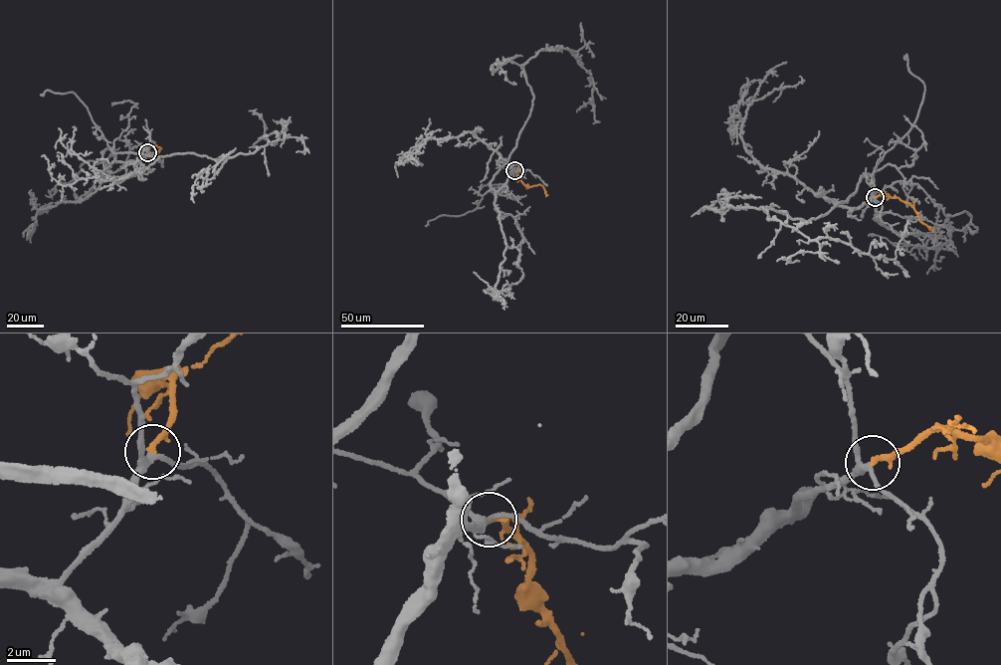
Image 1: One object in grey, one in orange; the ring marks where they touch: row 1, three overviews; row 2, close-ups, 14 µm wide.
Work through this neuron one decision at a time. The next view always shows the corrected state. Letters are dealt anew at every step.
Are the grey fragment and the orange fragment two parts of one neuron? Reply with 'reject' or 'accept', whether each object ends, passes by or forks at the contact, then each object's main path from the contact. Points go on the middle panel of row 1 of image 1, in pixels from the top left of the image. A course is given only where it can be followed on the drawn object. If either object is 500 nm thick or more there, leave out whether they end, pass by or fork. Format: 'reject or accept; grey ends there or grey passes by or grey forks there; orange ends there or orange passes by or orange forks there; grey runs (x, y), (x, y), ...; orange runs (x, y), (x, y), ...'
accept; grey forks there; orange ends there; grey runs (513, 170), (491, 187), (532, 108), (524, 64), (541, 50), (571, 50), (594, 84), (593, 104), (580, 108); orange runs (514, 170), (526, 186), (540, 184), (545, 196)

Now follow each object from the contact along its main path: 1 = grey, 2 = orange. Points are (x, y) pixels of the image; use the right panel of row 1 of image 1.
1: (874, 197), (866, 202), (864, 174), (820, 217), (763, 208), (809, 240), (889, 259), (909, 223)
2: (875, 197), (884, 194), (904, 201), (913, 207), (919, 220), (933, 229)

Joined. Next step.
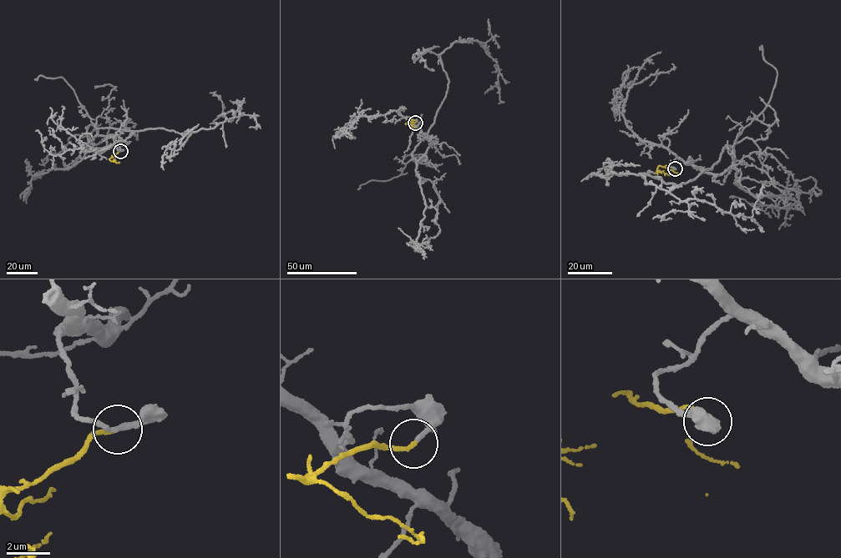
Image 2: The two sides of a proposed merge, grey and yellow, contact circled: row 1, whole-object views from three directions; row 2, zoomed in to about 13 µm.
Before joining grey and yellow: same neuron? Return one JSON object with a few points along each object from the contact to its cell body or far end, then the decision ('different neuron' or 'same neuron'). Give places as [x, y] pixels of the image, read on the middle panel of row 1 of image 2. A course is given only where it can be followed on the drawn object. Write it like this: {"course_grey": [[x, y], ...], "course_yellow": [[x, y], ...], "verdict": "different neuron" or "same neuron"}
{"course_grey": [[416, 122], [430, 144], [417, 160], [453, 42], [480, 42], [496, 62], [488, 90]], "course_yellow": [[415, 123], [405, 123], [407, 122], [416, 128]], "verdict": "same neuron"}

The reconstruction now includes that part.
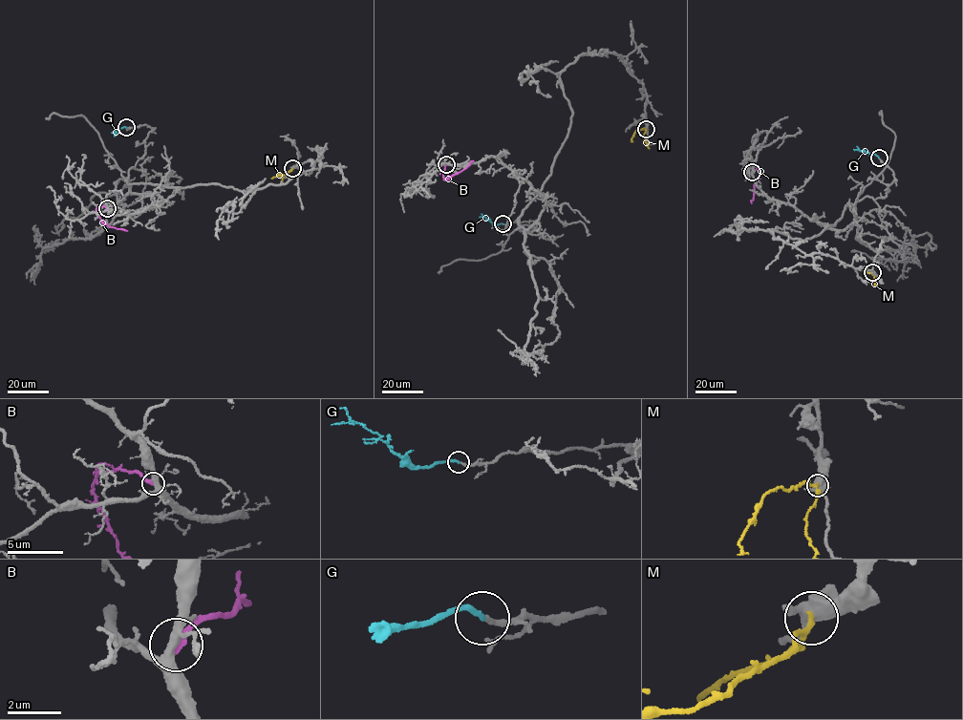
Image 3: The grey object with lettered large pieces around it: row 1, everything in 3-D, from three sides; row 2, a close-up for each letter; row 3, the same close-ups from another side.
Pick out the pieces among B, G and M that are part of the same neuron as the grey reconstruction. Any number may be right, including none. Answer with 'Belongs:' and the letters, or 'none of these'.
Belongs: G

